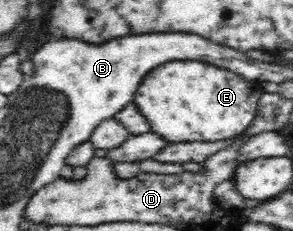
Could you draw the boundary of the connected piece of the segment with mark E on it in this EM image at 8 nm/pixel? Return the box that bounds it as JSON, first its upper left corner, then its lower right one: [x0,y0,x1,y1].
[134,60,263,143]

